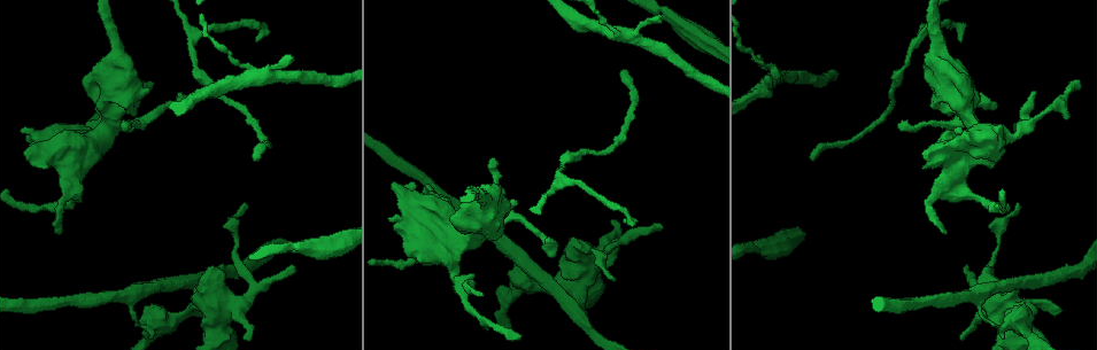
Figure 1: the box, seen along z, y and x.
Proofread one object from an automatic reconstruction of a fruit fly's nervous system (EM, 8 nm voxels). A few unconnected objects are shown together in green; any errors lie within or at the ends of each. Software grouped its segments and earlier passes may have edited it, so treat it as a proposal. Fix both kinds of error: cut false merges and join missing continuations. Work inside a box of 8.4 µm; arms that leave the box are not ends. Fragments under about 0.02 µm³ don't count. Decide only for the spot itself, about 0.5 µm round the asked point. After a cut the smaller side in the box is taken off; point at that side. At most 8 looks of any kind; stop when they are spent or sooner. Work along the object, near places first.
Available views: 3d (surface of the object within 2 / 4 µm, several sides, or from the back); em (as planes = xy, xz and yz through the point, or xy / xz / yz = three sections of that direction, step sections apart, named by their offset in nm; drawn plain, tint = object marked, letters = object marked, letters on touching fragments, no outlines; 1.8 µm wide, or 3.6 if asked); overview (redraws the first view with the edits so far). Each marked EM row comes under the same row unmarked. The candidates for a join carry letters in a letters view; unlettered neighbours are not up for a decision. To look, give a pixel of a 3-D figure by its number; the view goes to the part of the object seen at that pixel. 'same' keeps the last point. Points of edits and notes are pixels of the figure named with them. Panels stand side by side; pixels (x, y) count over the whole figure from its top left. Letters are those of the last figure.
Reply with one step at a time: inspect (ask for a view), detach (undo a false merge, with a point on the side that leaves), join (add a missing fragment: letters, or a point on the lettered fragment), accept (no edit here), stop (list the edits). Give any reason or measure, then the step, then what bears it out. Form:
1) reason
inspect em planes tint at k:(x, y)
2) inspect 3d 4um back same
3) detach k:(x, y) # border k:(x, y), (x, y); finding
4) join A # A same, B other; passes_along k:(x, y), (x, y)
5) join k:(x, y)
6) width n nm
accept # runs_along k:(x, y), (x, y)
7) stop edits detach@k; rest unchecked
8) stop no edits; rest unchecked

end of a long branch
inspect 3d 4um at 1:(258, 158)

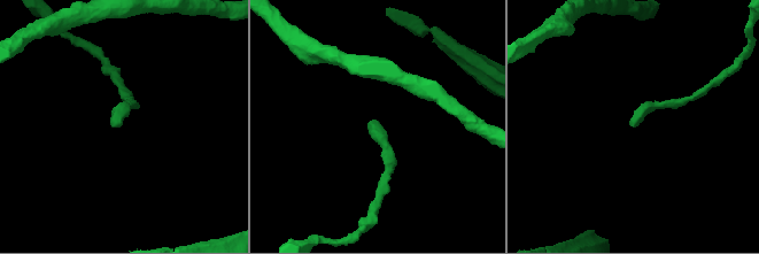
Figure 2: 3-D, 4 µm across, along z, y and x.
inspect em yz step 8 tint at 2:(377, 130)

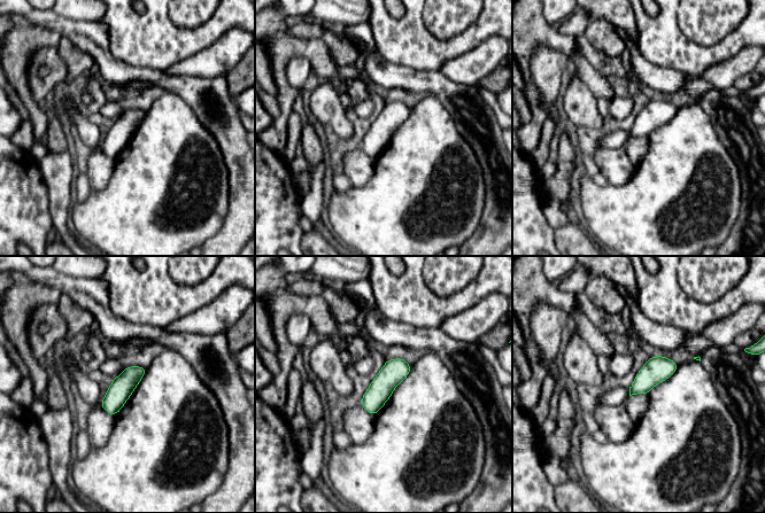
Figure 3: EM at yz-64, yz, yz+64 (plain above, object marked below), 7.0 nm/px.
inspect em yz step 8 letters same

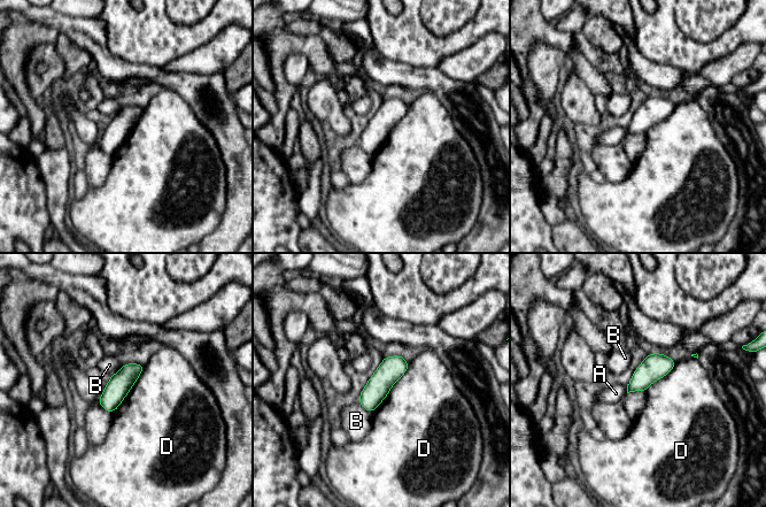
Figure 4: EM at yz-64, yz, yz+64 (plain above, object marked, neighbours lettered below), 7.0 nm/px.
width 160 nm
accept # A other, B other, D other; border 4:(409, 362), (405, 373), (372, 413); no lettered fragment goes on from it

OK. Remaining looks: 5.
thin end
inspect em xz step 8 tint at 1:(289, 56)

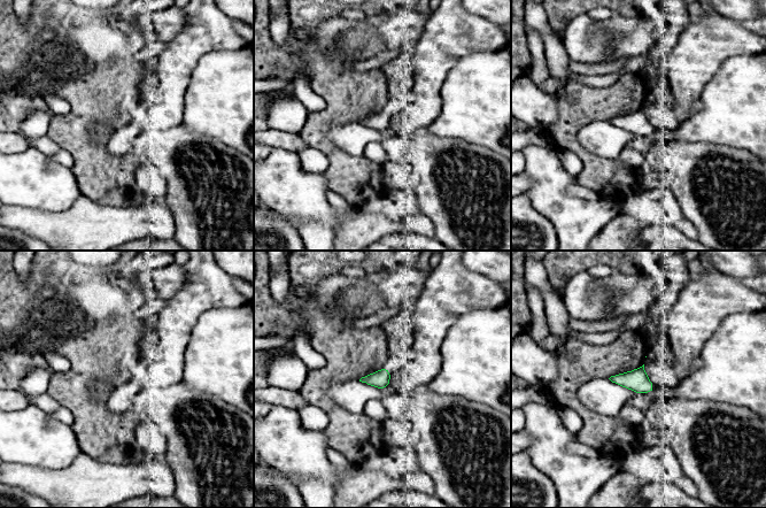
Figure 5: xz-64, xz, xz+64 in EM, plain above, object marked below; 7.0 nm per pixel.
inspect em xz step 8 letters same

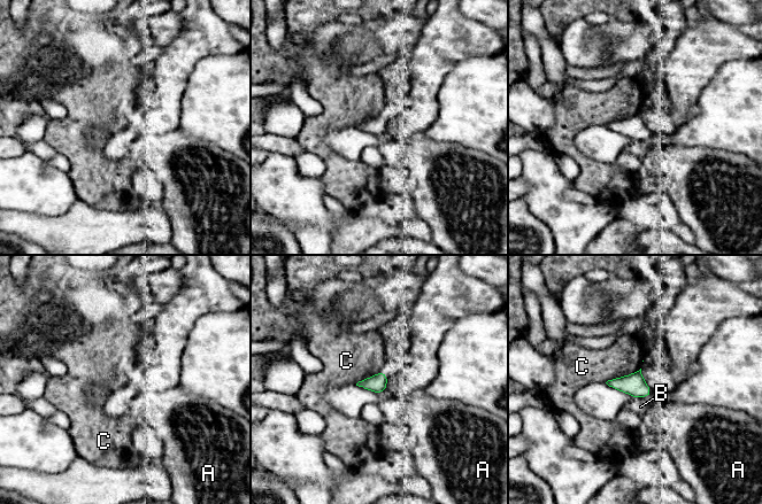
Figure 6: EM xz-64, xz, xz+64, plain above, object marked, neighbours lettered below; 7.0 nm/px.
width 130 nm; longest_contact C 260 nm
accept # A other, B other, C other; none of them fits

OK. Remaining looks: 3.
a fork
inspect em planes letters at 1:(461, 288)

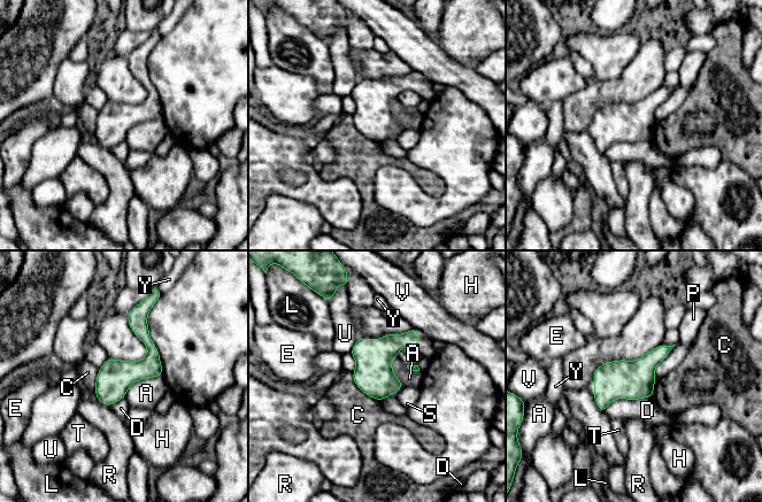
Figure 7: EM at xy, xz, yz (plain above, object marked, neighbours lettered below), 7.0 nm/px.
width 240 nm
accept # A other, C other, D other, E other, H other, L other, P other, R other, S other, T other, U other, V other, Y other; border 7:(162, 375), (138, 379), (124, 398); one neuron here

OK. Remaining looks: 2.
stop no edits; rest unchecked

